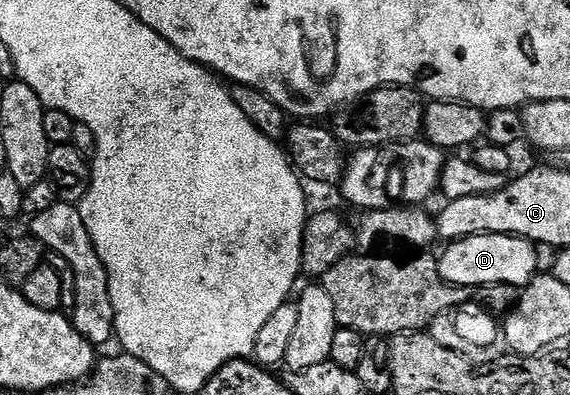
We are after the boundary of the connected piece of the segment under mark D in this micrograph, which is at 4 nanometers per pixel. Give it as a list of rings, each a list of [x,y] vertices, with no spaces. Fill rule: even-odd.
[[[480,234],[450,242],[446,250],[439,254],[437,267],[447,280],[456,286],[518,286],[524,288],[538,273],[537,254],[534,243],[514,234]]]

